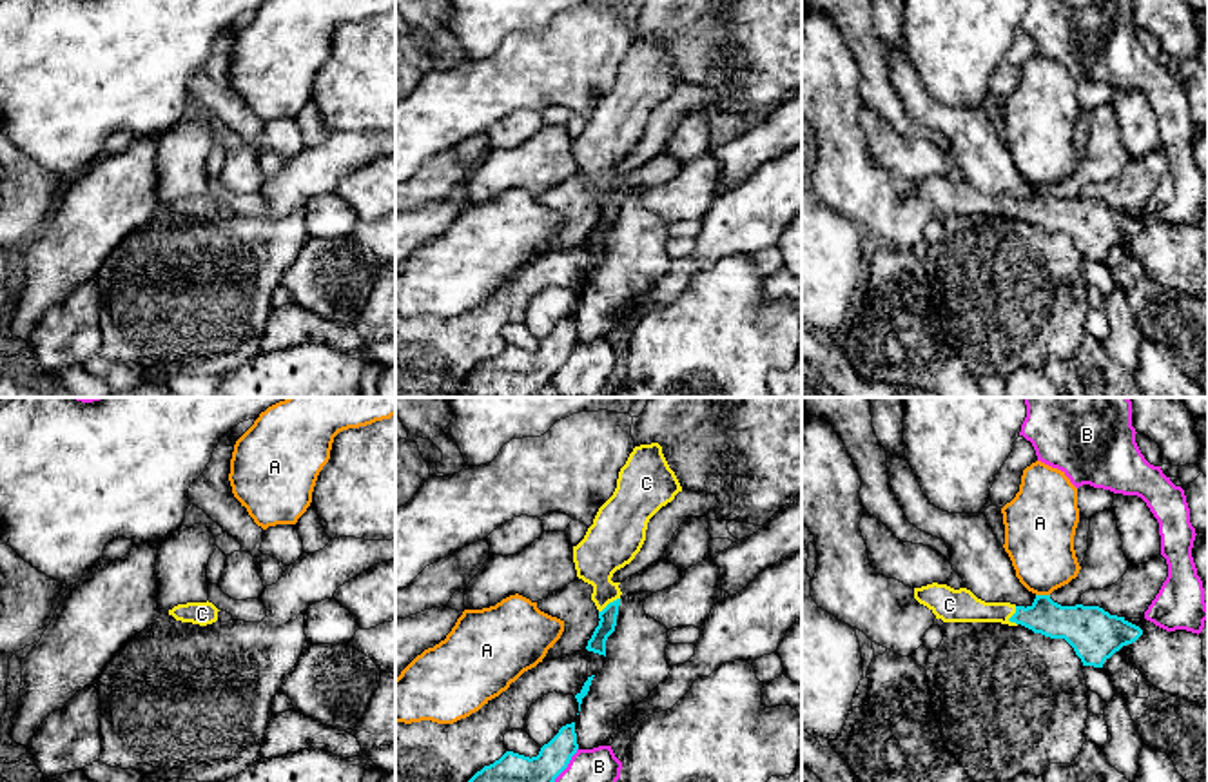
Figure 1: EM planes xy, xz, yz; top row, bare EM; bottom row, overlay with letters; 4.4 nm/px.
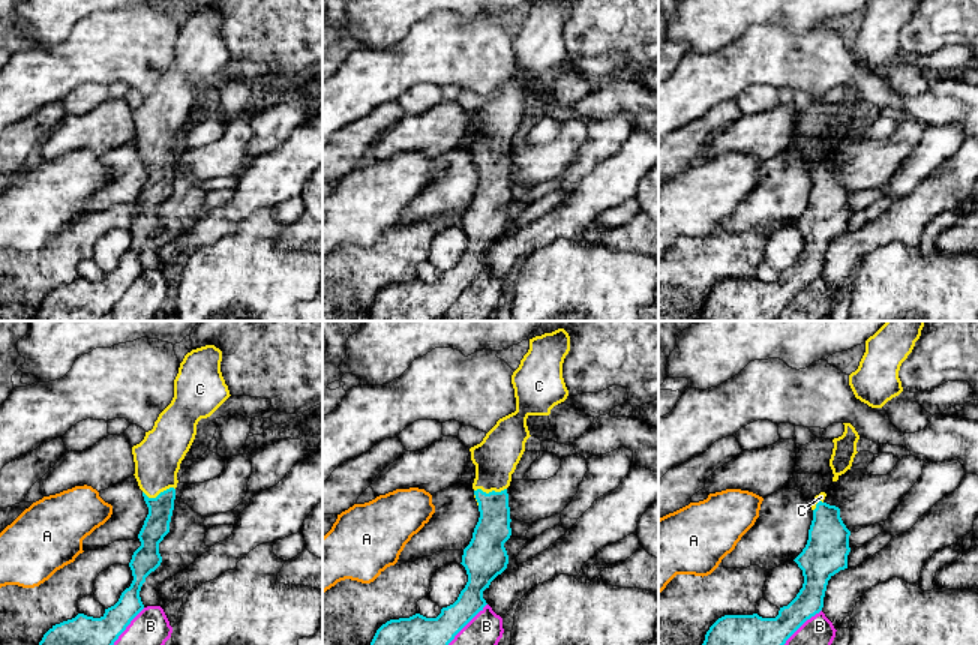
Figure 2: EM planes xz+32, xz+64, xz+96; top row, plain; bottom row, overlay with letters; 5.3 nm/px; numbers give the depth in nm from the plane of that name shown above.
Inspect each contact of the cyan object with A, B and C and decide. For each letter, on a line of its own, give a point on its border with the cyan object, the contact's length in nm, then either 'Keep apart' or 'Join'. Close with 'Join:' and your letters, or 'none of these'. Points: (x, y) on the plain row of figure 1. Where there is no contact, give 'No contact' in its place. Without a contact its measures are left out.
A: Touches cyan at yz (1043, 189). Shared border 60 nm. Keep apart
B: Touches cyan at xz (566, 360). Shared border 220 nm. Keep apart
C: Touches cyan at yz (1011, 211). Shared border 90 nm. Join
Join: C

